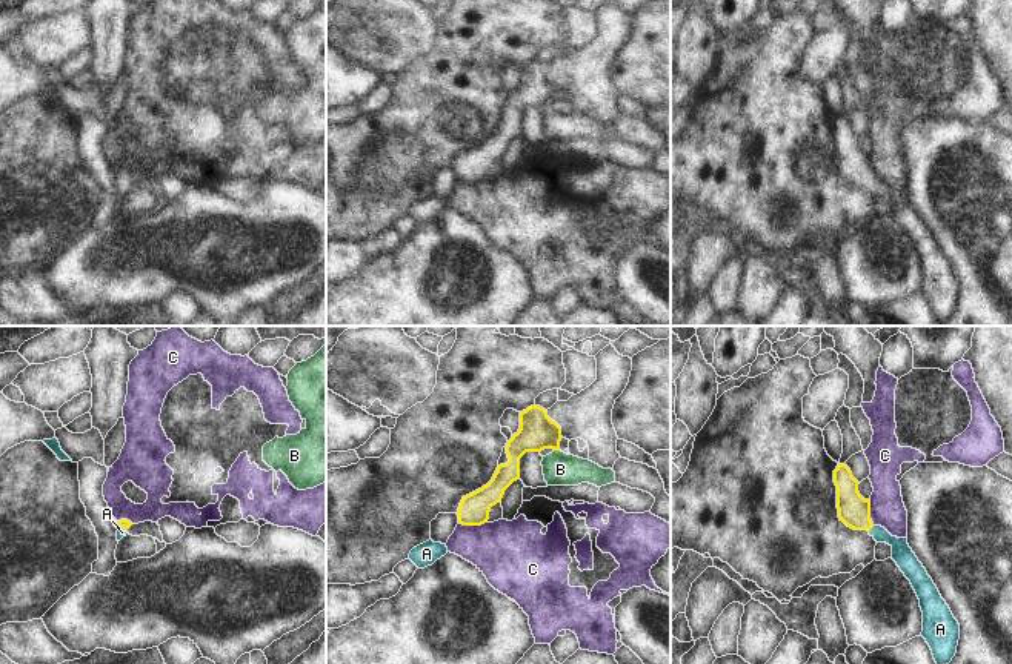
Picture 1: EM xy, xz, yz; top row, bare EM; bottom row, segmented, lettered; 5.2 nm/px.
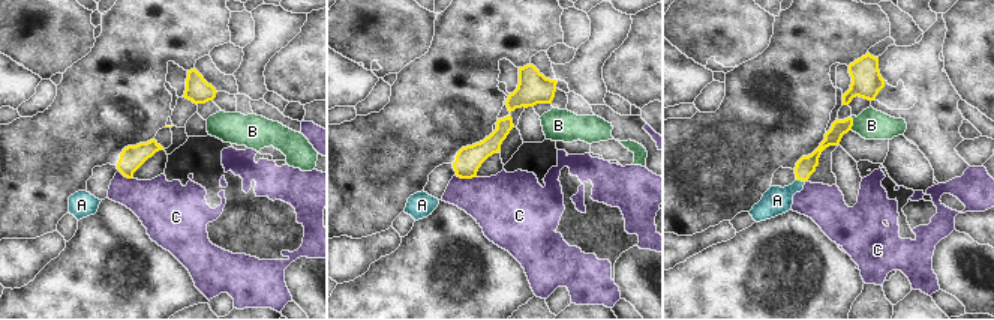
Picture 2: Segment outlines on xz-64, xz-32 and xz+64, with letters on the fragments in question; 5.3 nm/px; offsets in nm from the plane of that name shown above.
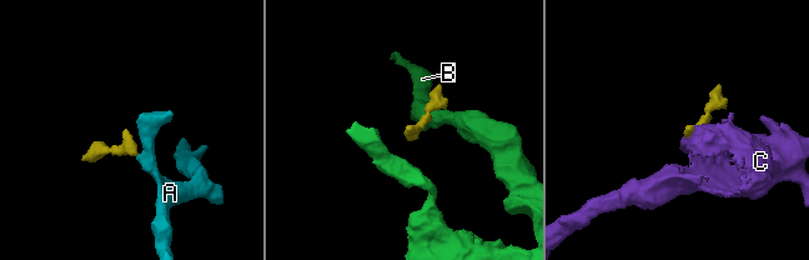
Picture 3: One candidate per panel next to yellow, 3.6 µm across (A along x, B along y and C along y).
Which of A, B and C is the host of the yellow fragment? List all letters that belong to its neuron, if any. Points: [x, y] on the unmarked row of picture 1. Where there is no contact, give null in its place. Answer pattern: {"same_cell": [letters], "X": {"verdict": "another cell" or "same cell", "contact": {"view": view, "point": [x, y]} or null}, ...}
{"same_cell": ["A"], "A": {"verdict": "same cell", "contact": {"view": "yz", "point": [871, 183]}}, "B": {"verdict": "another cell", "contact": {"view": "xz", "point": [557, 105]}}, "C": {"verdict": "another cell", "contact": {"view": "xz", "point": [472, 180]}}}

